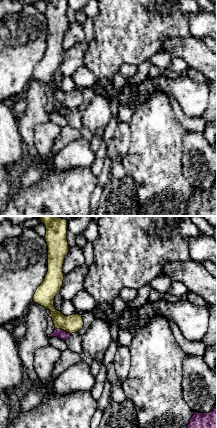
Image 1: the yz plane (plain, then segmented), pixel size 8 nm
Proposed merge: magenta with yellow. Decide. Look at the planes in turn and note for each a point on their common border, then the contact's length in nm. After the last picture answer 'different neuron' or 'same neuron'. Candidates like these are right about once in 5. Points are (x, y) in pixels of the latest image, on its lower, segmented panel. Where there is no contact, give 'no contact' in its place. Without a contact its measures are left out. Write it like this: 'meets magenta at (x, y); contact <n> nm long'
meets magenta at (63, 330); contact 140 nm long

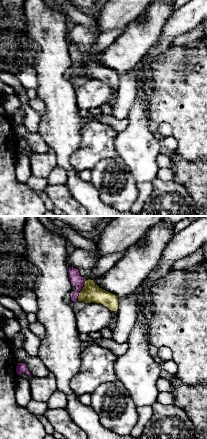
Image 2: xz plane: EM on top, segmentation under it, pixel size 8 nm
meets magenta at (80, 290); contact 190 nm long

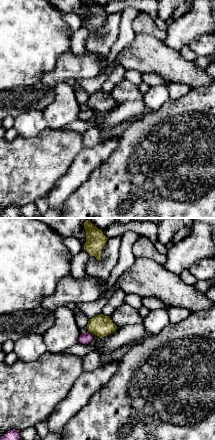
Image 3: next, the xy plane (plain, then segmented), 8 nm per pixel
meets magenta at (90, 333); contact 70 nm long

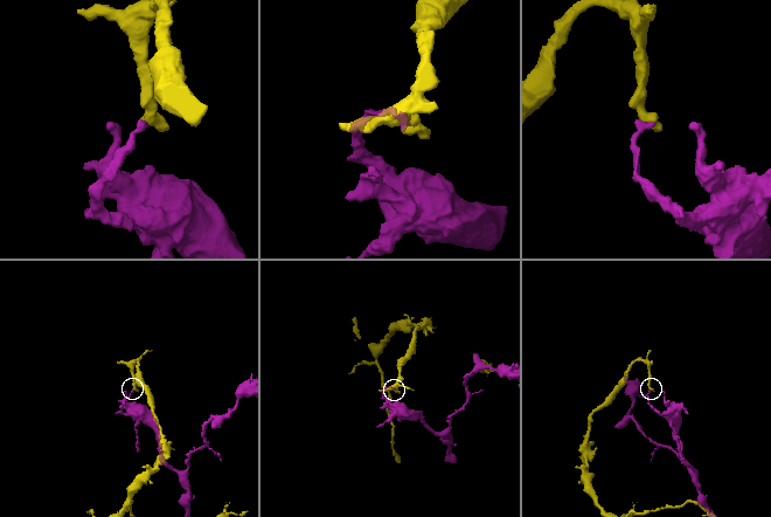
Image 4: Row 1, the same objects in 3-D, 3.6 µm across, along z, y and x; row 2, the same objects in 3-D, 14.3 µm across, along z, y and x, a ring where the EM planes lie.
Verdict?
different neuron

